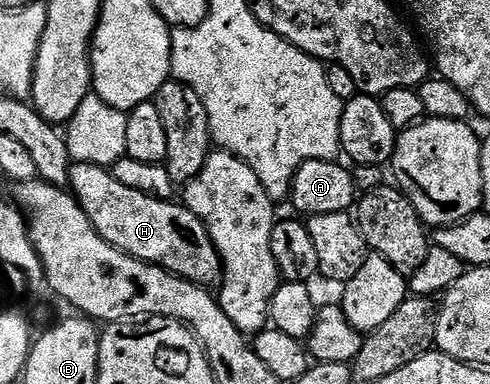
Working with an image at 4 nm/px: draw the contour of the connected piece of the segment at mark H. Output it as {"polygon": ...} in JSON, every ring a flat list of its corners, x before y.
{"polygon":[[73,163,72,169,68,172,68,188,98,230,98,234,106,238,110,246,139,260,161,265,169,272,195,284,216,286,221,283,224,264,220,260,218,250,204,223,190,209,184,207,183,203,159,200,150,194,142,194,142,190,130,190,130,186,122,186,122,182,118,182,118,178,114,178,107,167,94,164]]}

